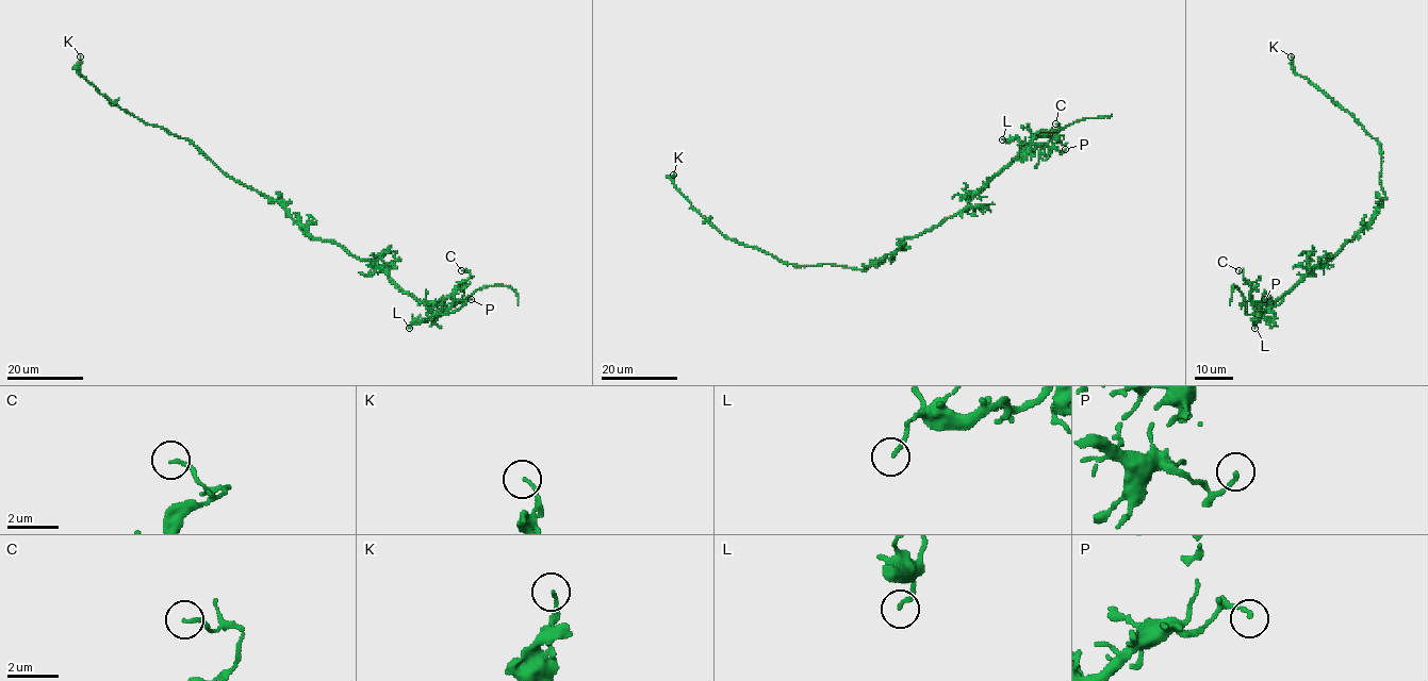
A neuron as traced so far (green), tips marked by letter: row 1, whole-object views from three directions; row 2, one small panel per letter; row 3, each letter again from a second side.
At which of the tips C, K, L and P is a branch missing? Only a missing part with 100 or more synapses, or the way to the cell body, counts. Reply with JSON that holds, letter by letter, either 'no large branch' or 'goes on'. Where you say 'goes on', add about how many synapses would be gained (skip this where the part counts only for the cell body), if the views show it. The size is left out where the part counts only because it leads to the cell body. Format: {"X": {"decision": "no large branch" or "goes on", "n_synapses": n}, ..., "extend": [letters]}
{"C": {"decision": "no large branch"}, "K": {"decision": "no large branch"}, "L": {"decision": "no large branch"}, "P": {"decision": "no large branch"}, "extend": []}

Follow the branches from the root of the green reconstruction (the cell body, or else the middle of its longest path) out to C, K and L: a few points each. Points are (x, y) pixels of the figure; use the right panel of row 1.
C: (1371, 221), (1330, 260), (1315, 264), (1287, 292), (1271, 302), (1256, 304), (1250, 298), (1252, 287), (1238, 270)
K: (1371, 221), (1385, 197), (1380, 182), (1379, 143), (1347, 111), (1298, 76), (1291, 56)
L: (1371, 221), (1330, 260), (1315, 264), (1259, 319), (1254, 319), (1254, 328)

